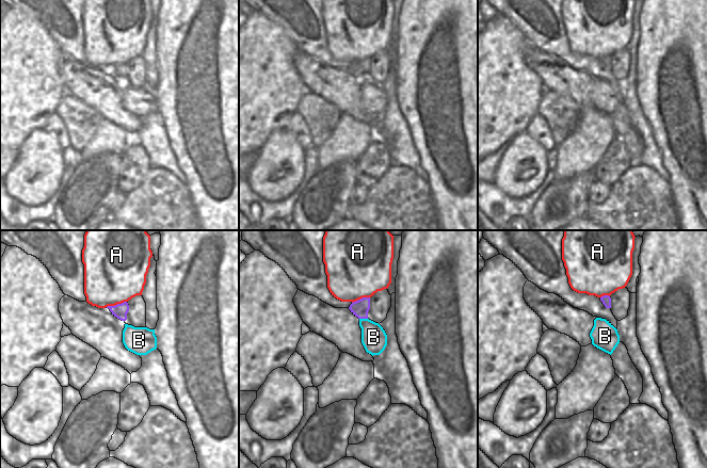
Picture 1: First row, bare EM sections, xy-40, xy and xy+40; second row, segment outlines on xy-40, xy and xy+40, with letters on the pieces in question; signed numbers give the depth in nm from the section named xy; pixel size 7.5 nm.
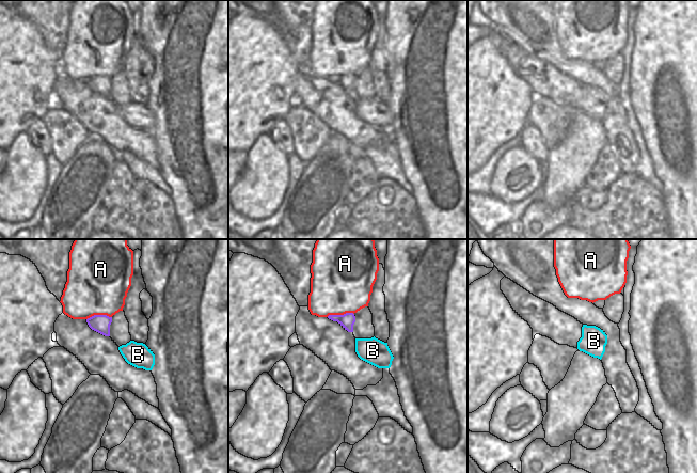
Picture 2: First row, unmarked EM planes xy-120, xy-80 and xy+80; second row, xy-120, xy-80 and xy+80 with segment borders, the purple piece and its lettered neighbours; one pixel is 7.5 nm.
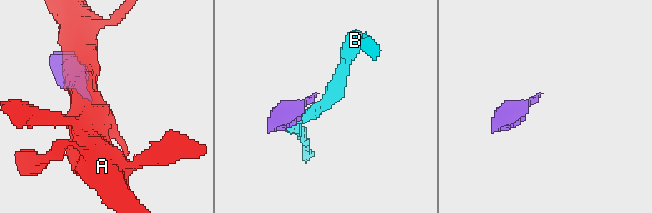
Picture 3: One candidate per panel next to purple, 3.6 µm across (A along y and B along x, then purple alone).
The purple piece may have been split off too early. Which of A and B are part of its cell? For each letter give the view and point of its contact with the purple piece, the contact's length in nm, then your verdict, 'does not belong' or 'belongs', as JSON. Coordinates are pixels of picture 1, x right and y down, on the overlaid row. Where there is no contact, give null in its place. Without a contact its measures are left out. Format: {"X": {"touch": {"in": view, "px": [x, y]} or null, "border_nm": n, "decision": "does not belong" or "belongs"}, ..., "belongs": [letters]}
{"A": {"touch": {"in": "xy-40", "px": [117, 304]}, "border_nm": 160, "decision": "does not belong"}, "B": {"touch": {"in": "xy", "px": [364, 318]}, "border_nm": 60, "decision": "does not belong"}, "belongs": []}

